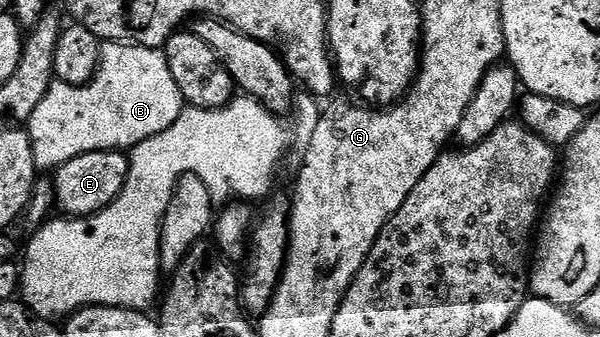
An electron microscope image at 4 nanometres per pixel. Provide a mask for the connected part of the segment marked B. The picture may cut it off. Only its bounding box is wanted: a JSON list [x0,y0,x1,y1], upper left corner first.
[25,42,185,170]

